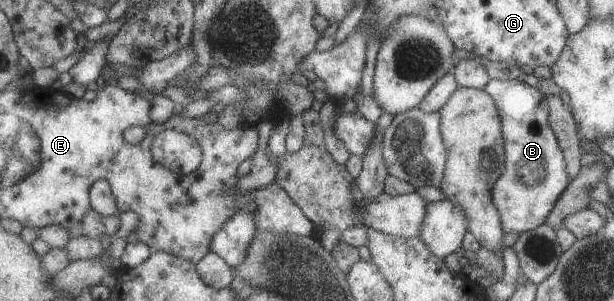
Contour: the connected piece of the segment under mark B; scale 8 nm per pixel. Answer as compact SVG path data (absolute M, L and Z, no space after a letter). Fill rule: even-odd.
M491 79L484 91L493 98L502 120L505 170L492 190L505 234L523 234L545 224L570 180L563 152L548 121L547 97L519 80Z

